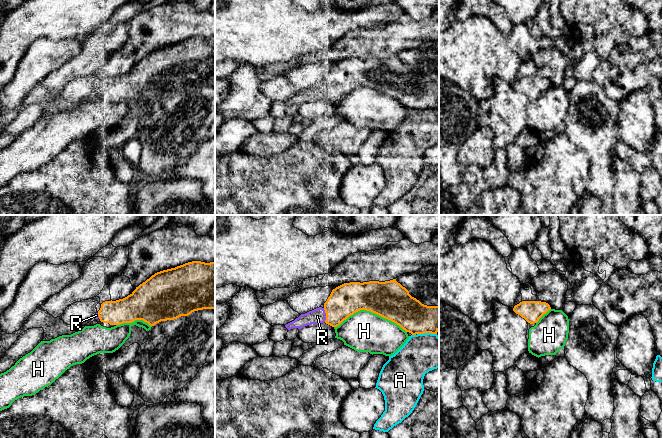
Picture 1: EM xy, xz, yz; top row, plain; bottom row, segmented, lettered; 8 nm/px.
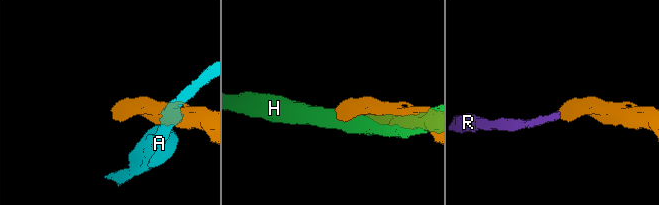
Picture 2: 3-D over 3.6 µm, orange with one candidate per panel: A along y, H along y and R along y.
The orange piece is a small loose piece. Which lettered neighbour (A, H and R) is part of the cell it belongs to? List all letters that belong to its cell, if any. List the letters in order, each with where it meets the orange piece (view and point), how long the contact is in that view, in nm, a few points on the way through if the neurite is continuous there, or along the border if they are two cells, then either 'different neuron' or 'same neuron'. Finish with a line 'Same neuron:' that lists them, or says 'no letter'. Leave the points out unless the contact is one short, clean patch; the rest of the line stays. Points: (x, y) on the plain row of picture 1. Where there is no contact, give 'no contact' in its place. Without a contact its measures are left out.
A: contact xz (426, 108); length 160 nm; border xz (436, 109), (417, 110); different neuron
H: contact xz (370, 87); length 600 nm; different neuron
R: contact xz (326, 91); length 110 nm; same neuron
Same neuron: R

